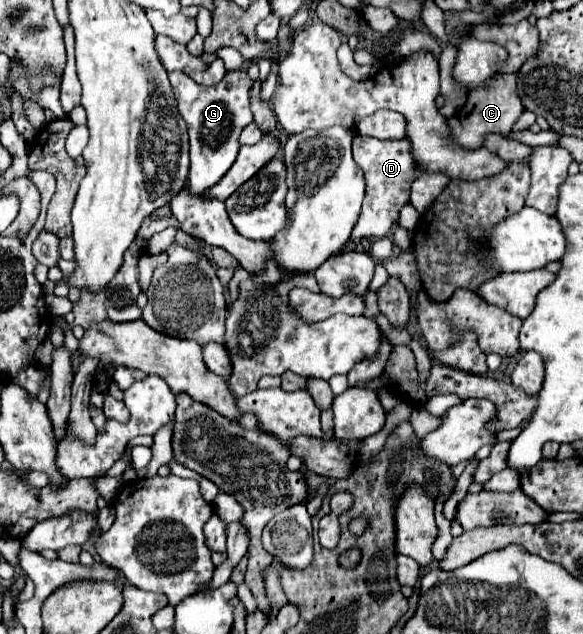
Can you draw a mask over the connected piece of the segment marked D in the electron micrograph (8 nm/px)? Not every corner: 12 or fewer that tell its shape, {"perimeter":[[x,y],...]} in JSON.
{"perimeter":[[356,134],[366,178],[351,239],[385,237],[422,174],[408,138]]}

